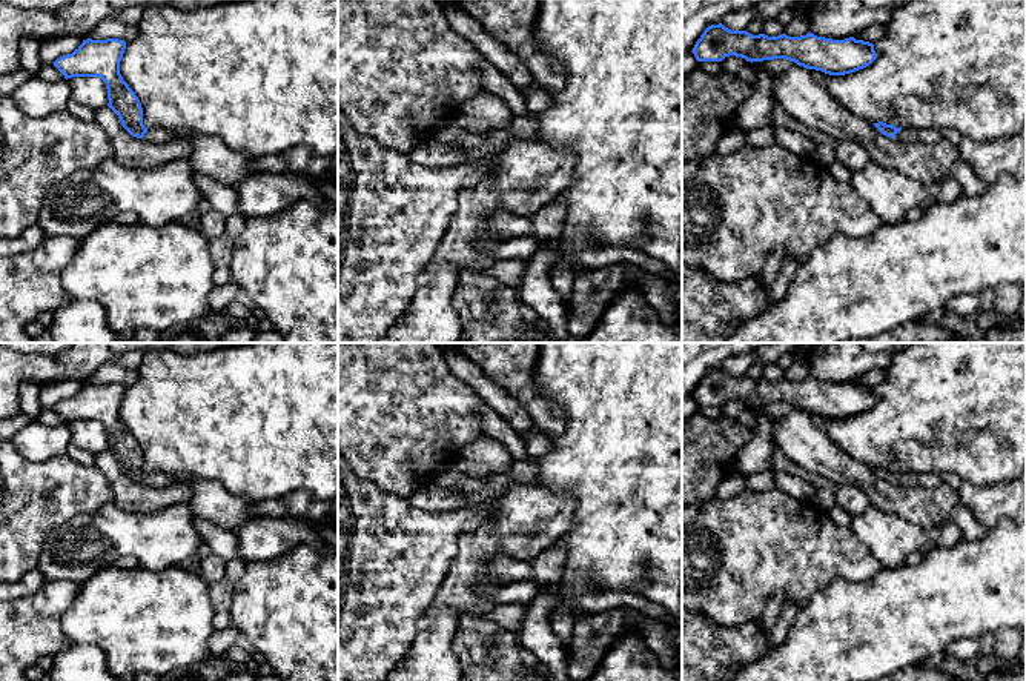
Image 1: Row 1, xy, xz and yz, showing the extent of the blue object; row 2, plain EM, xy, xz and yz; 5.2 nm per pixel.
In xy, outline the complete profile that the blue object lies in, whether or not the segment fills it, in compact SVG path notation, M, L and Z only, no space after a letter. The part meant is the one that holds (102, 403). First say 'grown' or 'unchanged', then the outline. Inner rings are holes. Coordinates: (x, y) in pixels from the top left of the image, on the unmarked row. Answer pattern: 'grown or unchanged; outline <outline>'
grown; outline M88 383L72 398L57 403L54 410L66 424L72 421L100 421L106 427L108 450L118 460L123 472L132 481L154 487L180 481L175 477L161 472L147 473L143 469L141 447L120 418L124 394L126 386L118 383Z

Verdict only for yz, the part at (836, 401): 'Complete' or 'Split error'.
Complete

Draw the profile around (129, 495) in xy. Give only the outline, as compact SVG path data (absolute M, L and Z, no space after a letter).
M109 450L95 455L95 466L111 484L111 503L126 512L158 513L177 503L189 503L194 495L187 481L177 481L164 487L132 481Z

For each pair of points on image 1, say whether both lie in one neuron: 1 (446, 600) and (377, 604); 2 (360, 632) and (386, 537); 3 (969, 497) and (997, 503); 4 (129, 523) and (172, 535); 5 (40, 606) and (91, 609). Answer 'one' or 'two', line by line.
1: two
2: one
3: one
4: one
5: two

